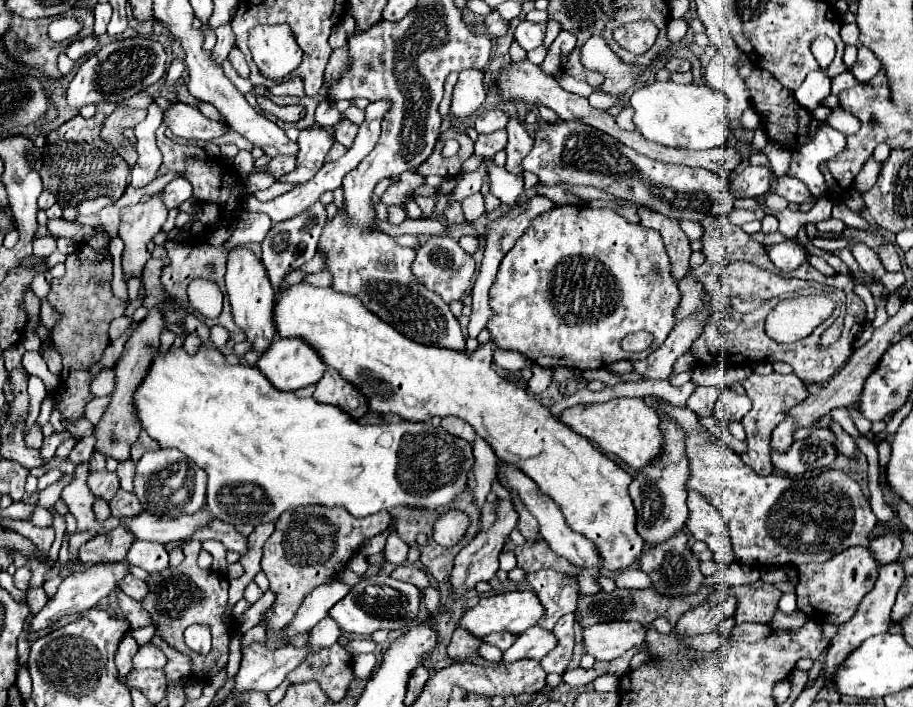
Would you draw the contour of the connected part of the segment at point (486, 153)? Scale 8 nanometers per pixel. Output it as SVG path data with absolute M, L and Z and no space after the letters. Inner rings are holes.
M497 130L491 134L479 134L475 140L475 154L483 156L483 158L491 158L491 156L495 156L497 150L503 150L505 144L507 144L505 130Z

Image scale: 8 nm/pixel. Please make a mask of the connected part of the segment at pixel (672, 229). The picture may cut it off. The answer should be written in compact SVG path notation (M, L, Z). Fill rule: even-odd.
M639 208L639 218L641 224L645 224L645 228L657 230L661 234L671 260L671 276L679 284L689 272L689 238L679 228L677 220L665 220L665 216L657 216L657 212L645 212L645 208Z

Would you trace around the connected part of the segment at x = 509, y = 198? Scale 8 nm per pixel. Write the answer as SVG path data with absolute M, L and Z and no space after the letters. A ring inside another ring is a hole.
M487 160L489 178L491 178L491 194L495 194L503 204L513 206L517 196L523 190L523 178L509 174L505 168L497 166L493 160Z

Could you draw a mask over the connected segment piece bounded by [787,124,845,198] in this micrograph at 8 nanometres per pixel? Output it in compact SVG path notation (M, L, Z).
M823 124L817 130L817 136L813 136L813 140L809 144L805 144L803 148L793 152L787 176L804 182L814 197L827 196L829 189L824 177L817 177L817 166L823 160L837 156L837 152L841 152L841 148L845 148L845 136L837 130L833 130L831 126Z

